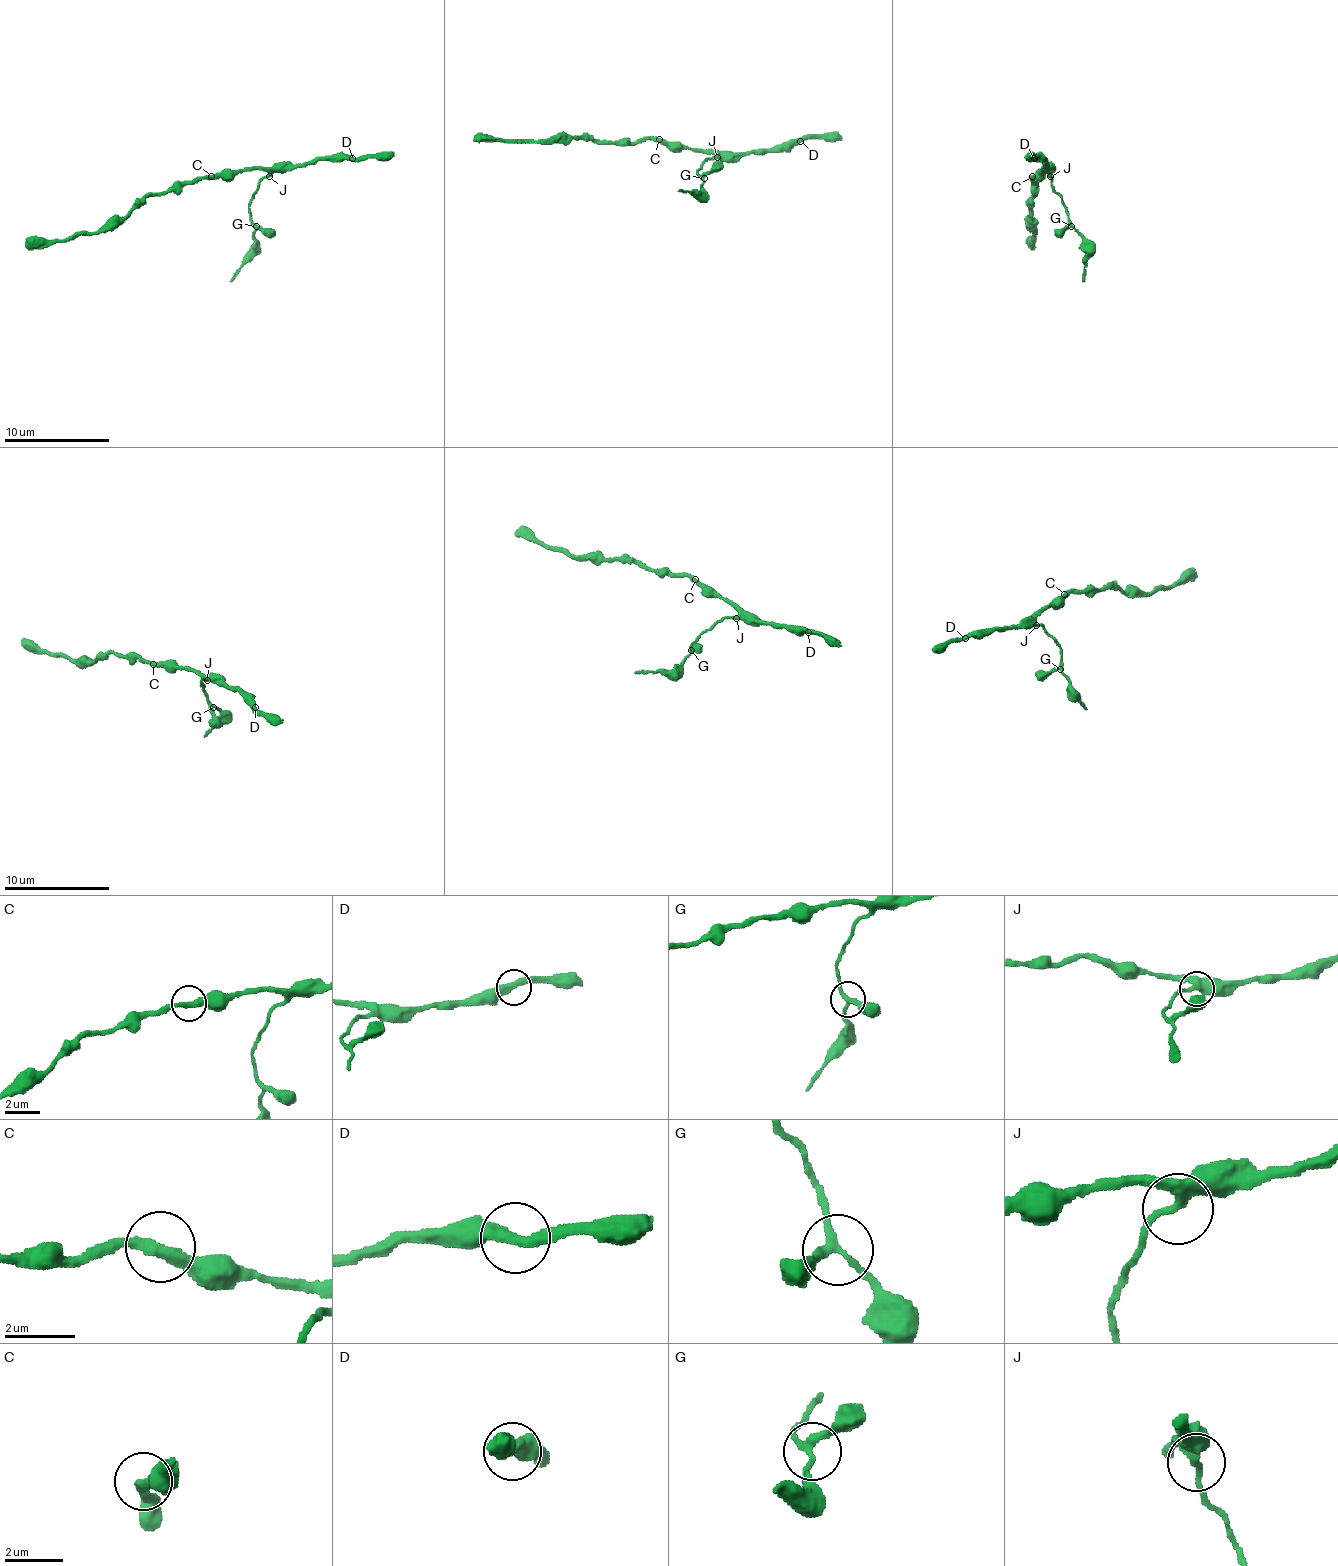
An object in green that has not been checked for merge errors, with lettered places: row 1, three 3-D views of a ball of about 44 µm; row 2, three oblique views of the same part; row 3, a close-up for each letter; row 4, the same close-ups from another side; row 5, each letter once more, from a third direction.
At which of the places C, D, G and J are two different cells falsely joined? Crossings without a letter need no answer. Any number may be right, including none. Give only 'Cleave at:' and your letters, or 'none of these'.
Cleave at: none of these

